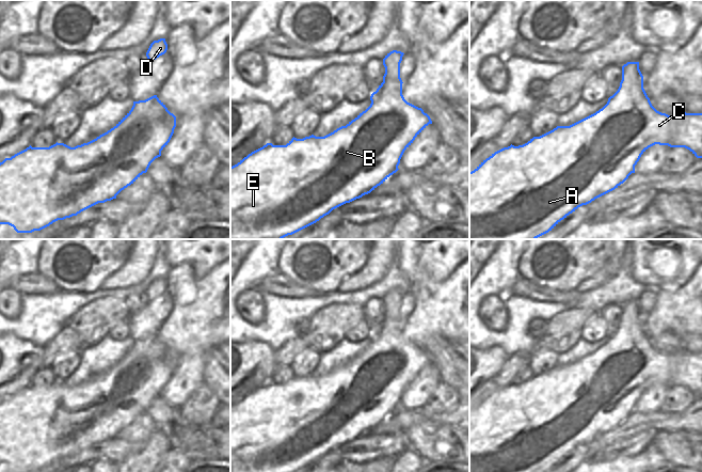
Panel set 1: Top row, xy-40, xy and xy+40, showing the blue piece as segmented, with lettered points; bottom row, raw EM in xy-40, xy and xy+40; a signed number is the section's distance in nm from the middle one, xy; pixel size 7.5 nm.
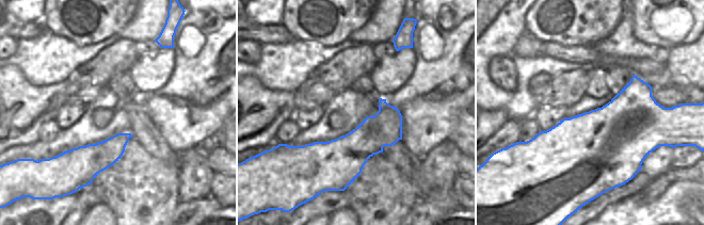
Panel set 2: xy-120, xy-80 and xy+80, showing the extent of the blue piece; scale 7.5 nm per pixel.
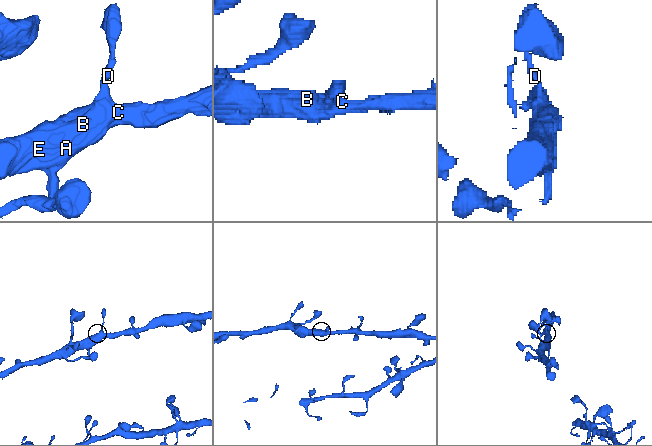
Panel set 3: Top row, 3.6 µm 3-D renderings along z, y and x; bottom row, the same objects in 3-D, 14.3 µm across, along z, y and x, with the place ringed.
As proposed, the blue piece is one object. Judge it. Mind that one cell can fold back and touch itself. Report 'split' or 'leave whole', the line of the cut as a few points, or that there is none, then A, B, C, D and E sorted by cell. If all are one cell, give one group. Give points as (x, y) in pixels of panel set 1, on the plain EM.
leave whole; cut none; groups A B C D E

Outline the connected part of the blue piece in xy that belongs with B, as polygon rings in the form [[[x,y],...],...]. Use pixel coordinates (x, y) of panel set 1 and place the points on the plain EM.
[[[393,289],[385,295],[383,298],[383,304],[385,306],[383,321],[379,325],[377,330],[371,333],[370,345],[346,365],[341,365],[324,376],[316,376],[314,374],[303,378],[293,376],[286,384],[267,382],[262,387],[249,393],[237,404],[230,406],[230,472],[297,472],[316,462],[333,449],[370,432],[399,409],[398,405],[404,390],[429,363],[432,363],[430,356],[425,352],[421,347],[408,342],[402,334],[403,321],[400,317],[400,302],[403,294],[401,290]]]

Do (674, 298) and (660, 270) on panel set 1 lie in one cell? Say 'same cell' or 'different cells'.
different cells

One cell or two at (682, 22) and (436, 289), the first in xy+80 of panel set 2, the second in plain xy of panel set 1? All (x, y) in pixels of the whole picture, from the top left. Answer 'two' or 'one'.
two

